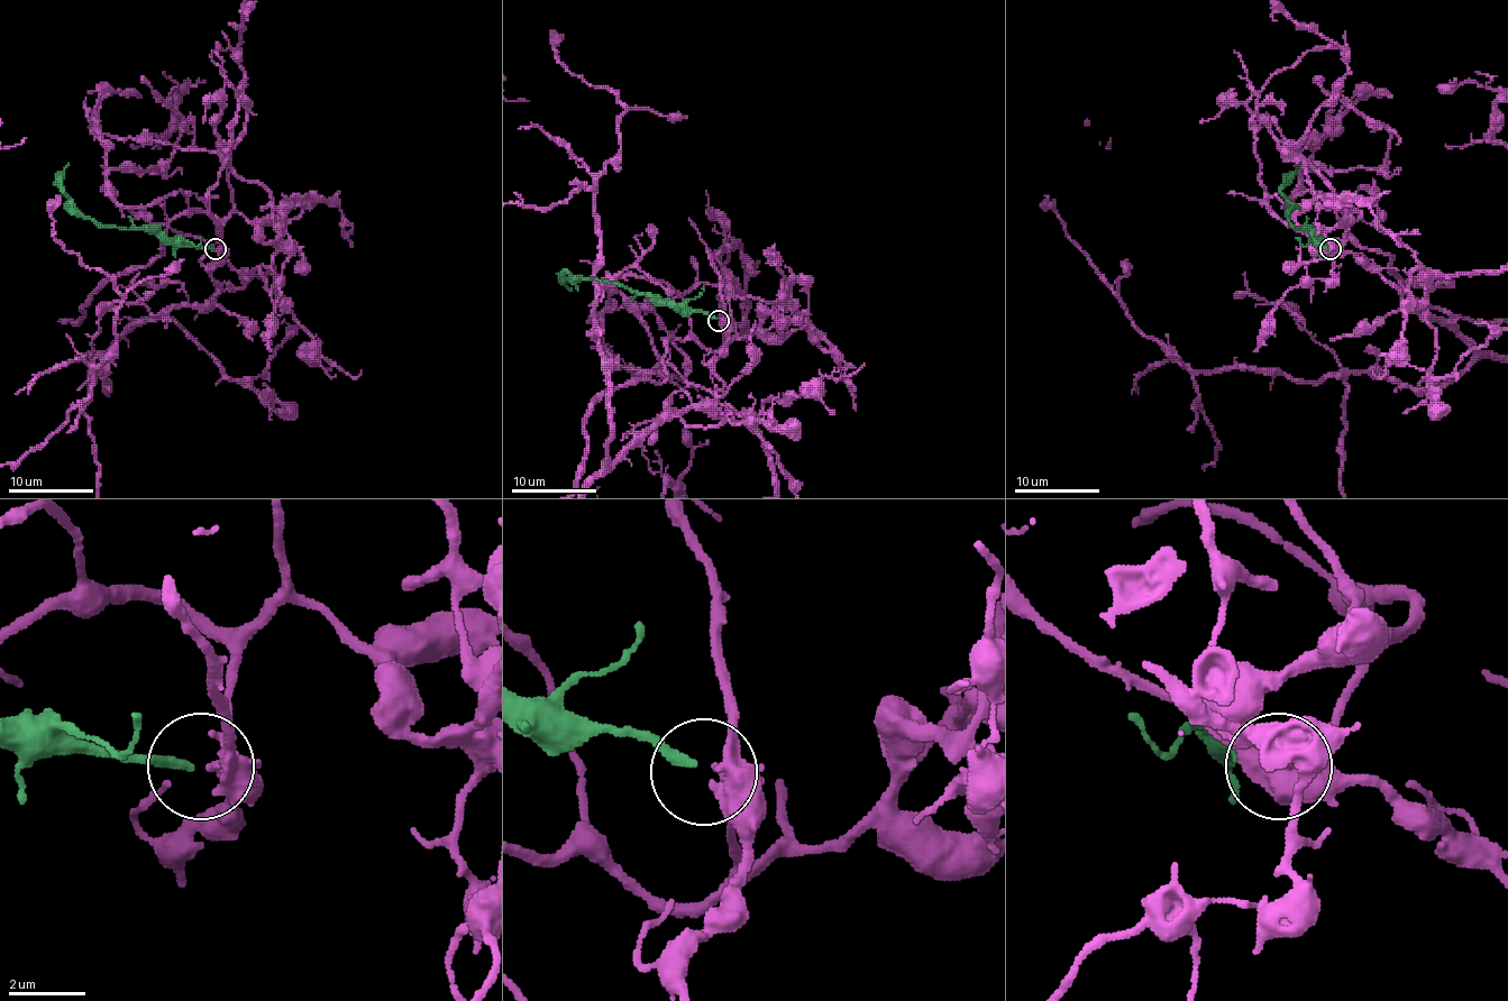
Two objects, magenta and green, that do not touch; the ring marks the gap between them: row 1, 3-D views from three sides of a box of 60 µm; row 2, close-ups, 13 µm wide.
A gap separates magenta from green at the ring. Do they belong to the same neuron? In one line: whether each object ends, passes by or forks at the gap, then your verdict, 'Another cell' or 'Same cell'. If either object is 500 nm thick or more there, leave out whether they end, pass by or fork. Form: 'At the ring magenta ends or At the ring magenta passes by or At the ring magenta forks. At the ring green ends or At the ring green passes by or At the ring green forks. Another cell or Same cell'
At the ring magenta forks. At the ring green ends. Same cell

